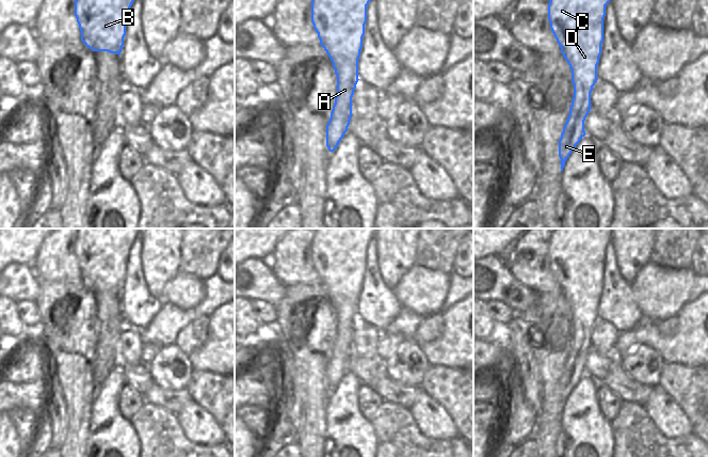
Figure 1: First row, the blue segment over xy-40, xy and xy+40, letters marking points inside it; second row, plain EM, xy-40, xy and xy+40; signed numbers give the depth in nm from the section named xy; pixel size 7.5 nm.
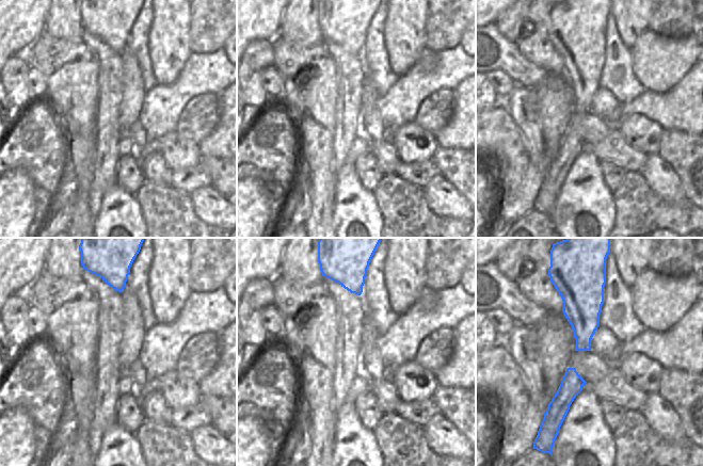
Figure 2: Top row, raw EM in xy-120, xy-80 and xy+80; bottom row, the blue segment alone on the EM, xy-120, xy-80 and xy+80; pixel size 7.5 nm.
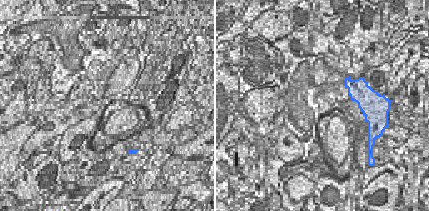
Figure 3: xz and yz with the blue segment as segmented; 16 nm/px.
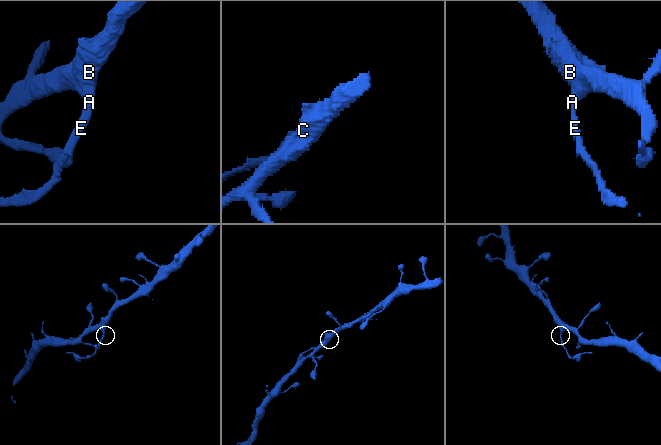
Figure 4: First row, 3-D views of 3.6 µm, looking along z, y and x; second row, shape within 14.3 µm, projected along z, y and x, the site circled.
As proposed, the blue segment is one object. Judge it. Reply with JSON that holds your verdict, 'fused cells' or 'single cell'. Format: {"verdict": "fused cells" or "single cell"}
{"verdict": "fused cells"}

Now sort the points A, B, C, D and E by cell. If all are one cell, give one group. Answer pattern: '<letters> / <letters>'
A B C D / E

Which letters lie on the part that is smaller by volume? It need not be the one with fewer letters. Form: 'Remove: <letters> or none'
Remove: E

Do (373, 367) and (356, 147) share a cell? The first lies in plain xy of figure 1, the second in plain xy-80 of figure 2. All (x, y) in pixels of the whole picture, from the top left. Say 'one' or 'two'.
two

